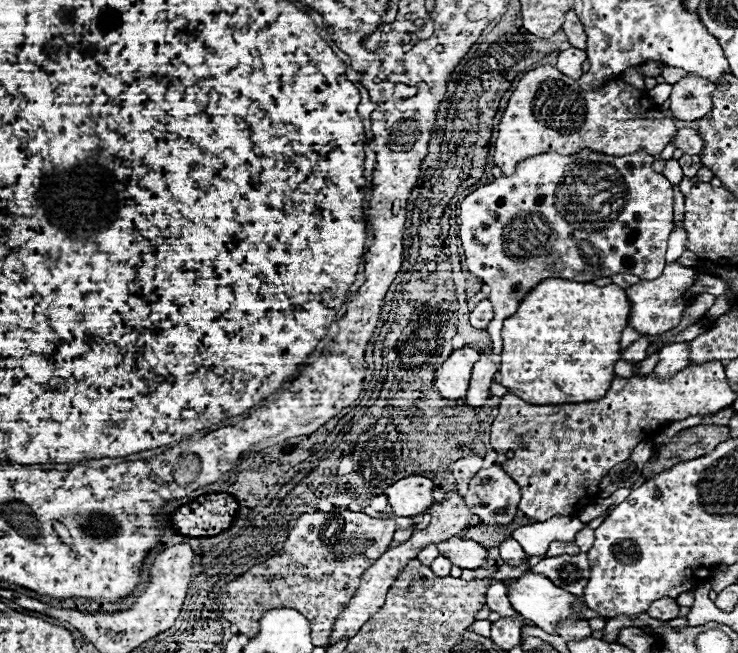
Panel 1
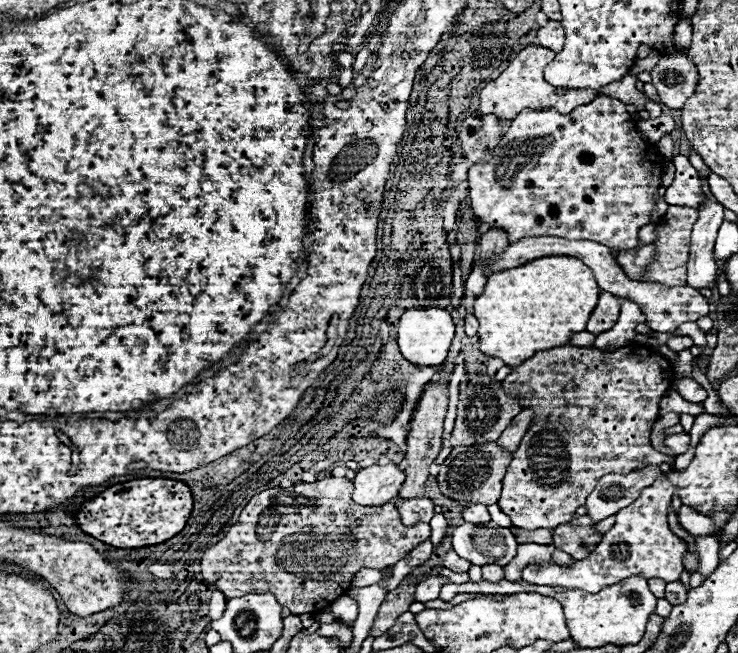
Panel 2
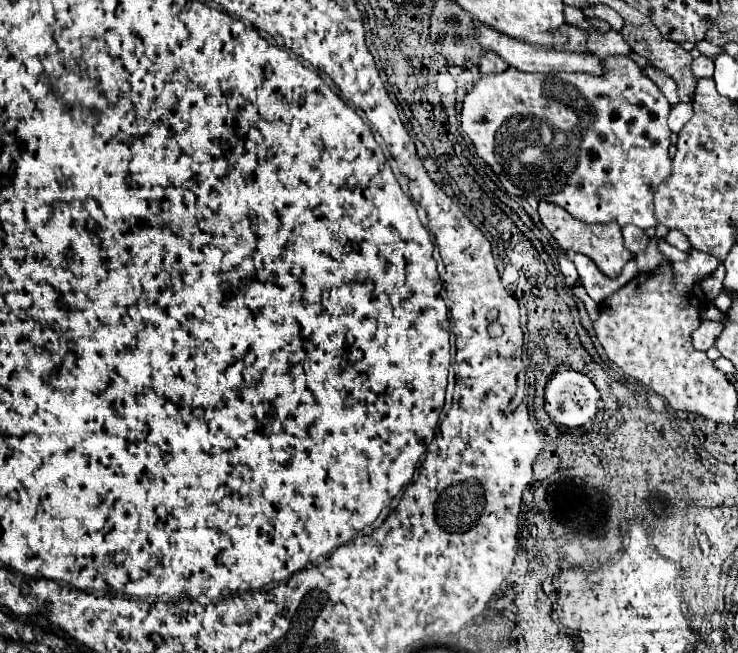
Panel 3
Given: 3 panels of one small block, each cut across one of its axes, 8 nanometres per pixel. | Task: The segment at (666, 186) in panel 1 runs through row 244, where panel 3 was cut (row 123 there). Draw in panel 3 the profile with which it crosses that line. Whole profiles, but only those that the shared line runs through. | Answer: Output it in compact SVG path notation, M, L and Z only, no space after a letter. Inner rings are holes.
M608 56L604 60L604 66L608 66L608 74L604 78L596 78L590 74L520 74L520 70L508 68L502 74L492 74L492 76L482 76L474 90L464 98L460 118L462 130L472 138L476 144L476 152L480 158L498 174L504 190L510 196L520 194L532 194L538 200L546 200L552 204L562 206L568 210L576 220L584 220L588 224L606 224L606 222L618 222L620 226L640 226L640 228L654 228L658 222L654 218L654 192L656 186L670 174L670 128L666 124L670 108L666 98L656 90L654 82L648 82L644 74L640 74L640 66L636 66L628 56Z

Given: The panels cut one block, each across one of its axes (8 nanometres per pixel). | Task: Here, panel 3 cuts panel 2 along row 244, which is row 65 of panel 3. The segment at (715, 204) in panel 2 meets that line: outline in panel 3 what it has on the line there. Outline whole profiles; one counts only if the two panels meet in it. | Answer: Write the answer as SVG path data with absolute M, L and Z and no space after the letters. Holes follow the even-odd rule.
M698 56L694 62L692 62L692 74L696 78L712 78L714 74L714 62L706 56Z

